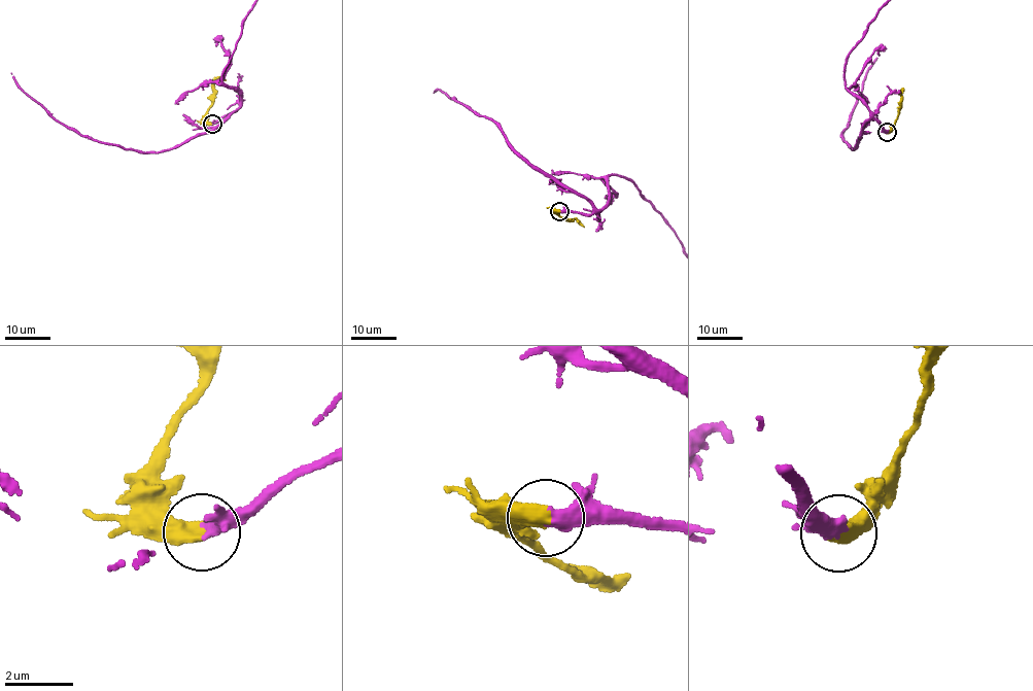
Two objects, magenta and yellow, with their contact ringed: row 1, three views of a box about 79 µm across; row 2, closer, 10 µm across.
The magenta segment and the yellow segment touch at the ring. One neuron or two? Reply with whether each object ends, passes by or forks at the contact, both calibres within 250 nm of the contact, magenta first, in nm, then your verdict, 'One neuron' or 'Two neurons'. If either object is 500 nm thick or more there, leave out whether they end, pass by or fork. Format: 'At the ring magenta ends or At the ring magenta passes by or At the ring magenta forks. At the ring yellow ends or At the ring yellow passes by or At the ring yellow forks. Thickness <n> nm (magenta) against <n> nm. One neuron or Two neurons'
Thickness 440 nm (magenta) against 500 nm. One neuron

